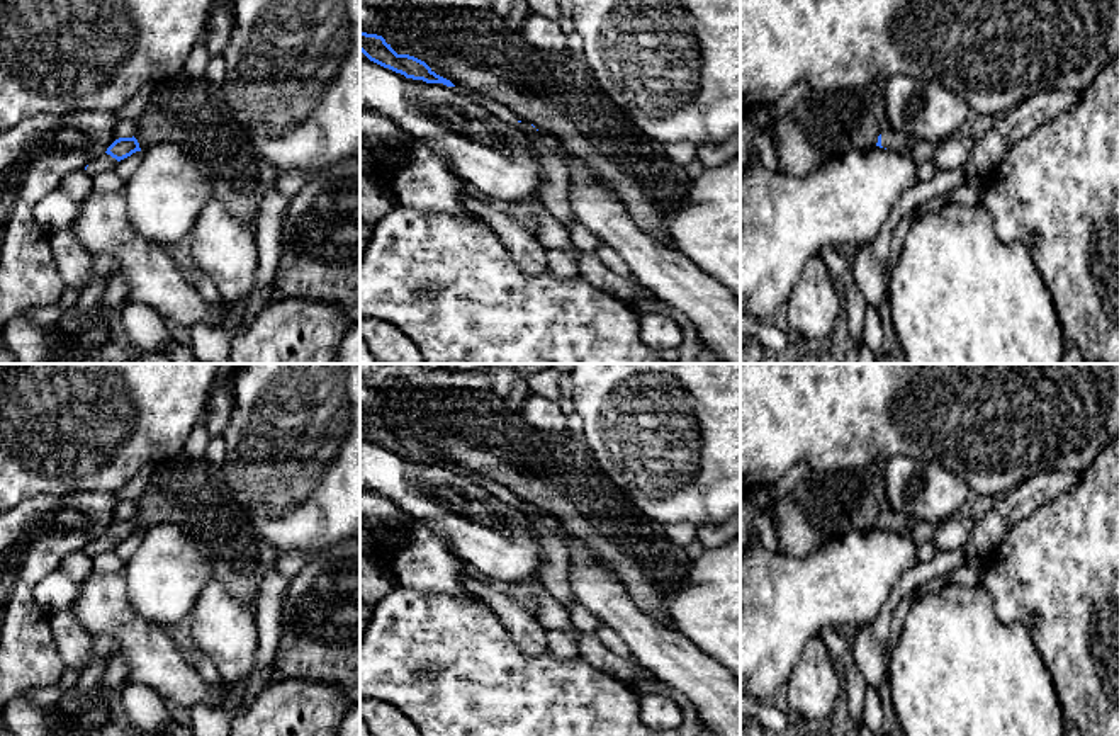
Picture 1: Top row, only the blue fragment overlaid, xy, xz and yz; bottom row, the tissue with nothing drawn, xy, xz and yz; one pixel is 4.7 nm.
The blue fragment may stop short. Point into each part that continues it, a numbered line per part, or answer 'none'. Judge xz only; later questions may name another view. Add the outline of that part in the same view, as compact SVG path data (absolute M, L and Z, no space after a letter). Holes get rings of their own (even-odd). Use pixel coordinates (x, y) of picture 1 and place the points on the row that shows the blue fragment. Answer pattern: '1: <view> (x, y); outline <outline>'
1: xz (554, 196); outline M518 122L518 126L540 155L542 175L537 204L545 207L562 226L569 228L576 221L576 214L571 207L569 170L565 163L538 139L537 127L528 122Z

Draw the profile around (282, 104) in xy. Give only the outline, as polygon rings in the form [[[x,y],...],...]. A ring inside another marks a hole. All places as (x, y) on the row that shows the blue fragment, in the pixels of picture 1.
[[[229,0],[233,31],[221,56],[228,73],[222,97],[236,121],[253,141],[255,151],[278,172],[292,168],[321,170],[360,155],[360,0]]]

